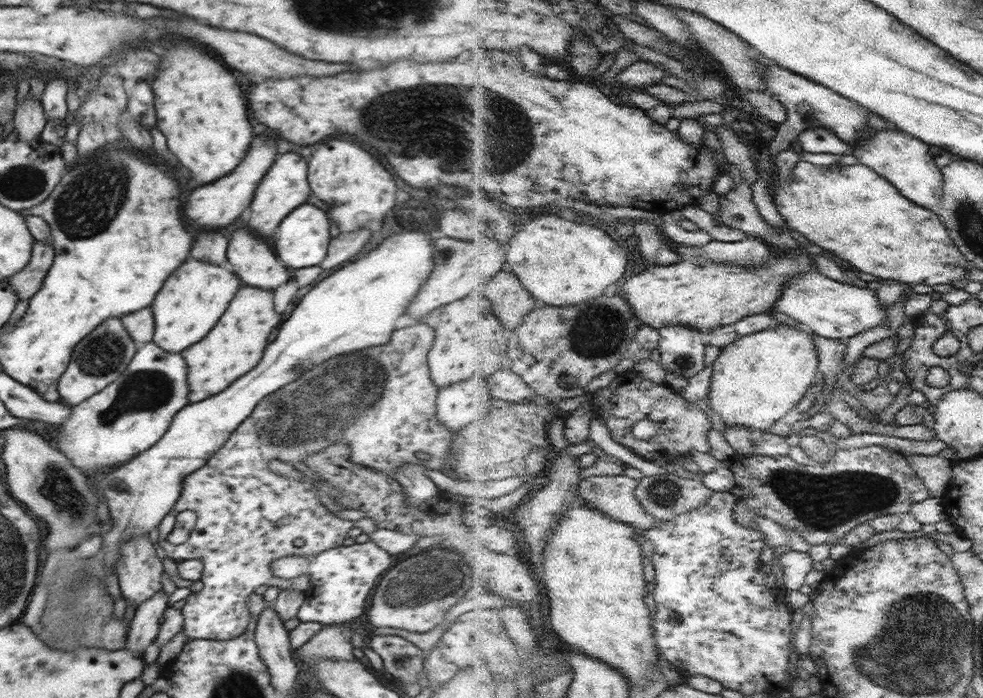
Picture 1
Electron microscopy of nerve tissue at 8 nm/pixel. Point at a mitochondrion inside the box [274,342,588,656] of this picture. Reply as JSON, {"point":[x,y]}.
{"point":[418,586]}

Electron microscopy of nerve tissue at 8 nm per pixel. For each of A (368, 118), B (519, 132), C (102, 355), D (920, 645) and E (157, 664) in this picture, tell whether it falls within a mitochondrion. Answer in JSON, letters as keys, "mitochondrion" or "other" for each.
{"A":"mitochondrion","B":"mitochondrion","C":"mitochondrion","D":"mitochondrion","E":"other"}

